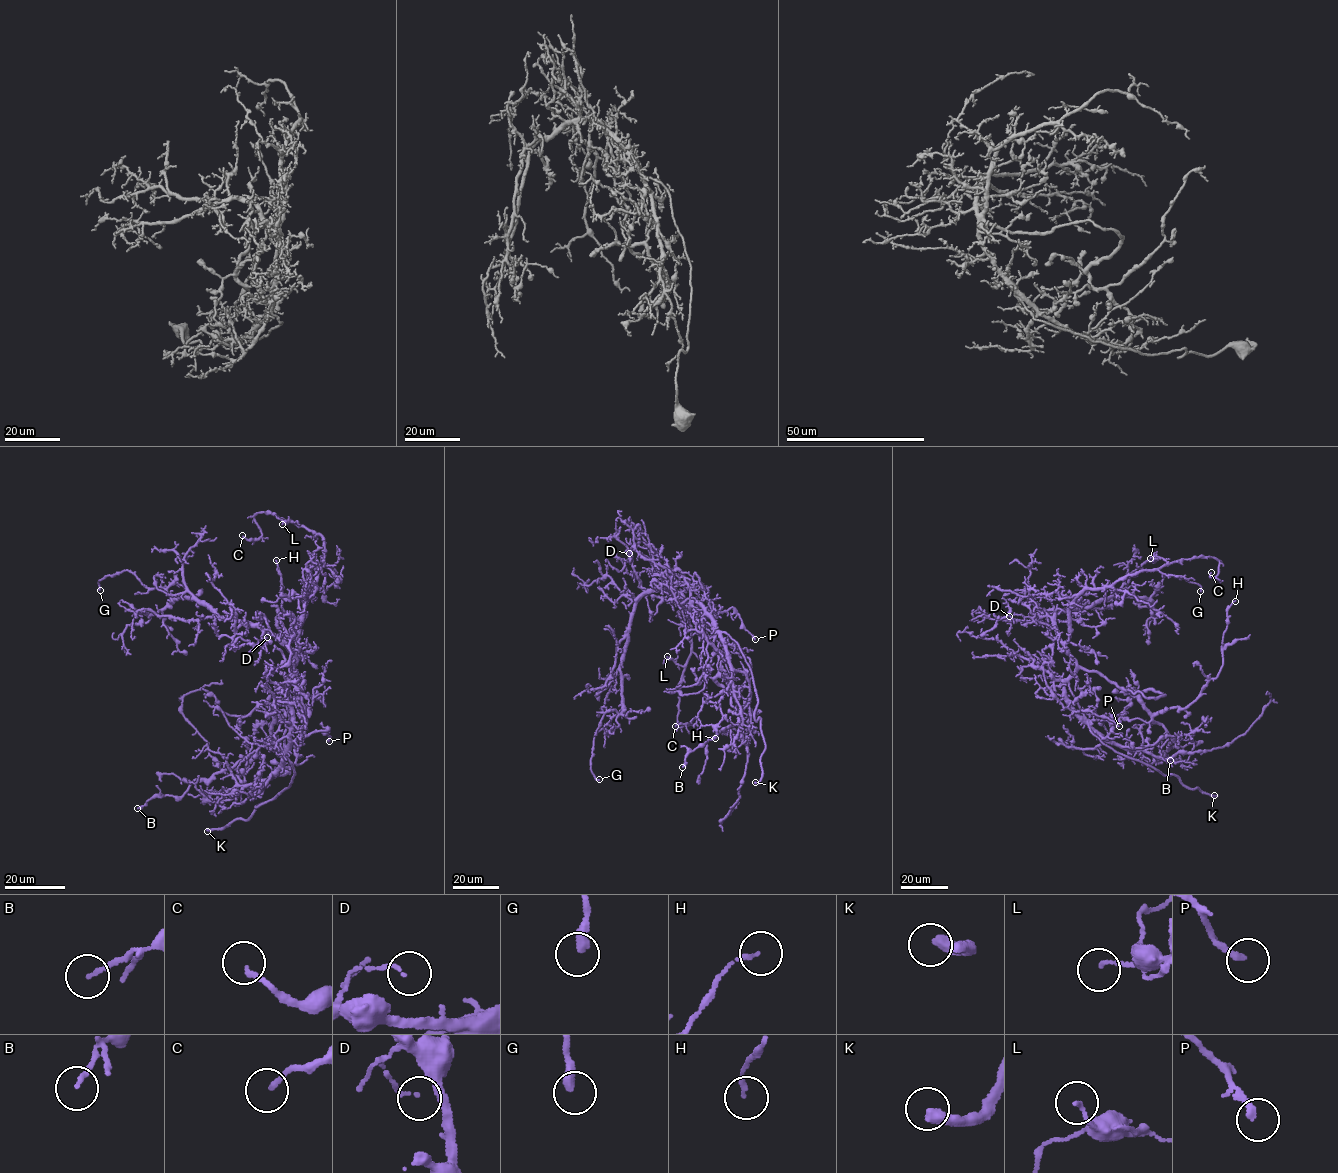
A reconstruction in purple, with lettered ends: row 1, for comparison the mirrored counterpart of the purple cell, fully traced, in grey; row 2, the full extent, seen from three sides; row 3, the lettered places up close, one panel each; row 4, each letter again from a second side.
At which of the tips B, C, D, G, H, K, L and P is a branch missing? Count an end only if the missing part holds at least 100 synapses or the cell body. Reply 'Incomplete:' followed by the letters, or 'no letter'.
Incomplete: K

